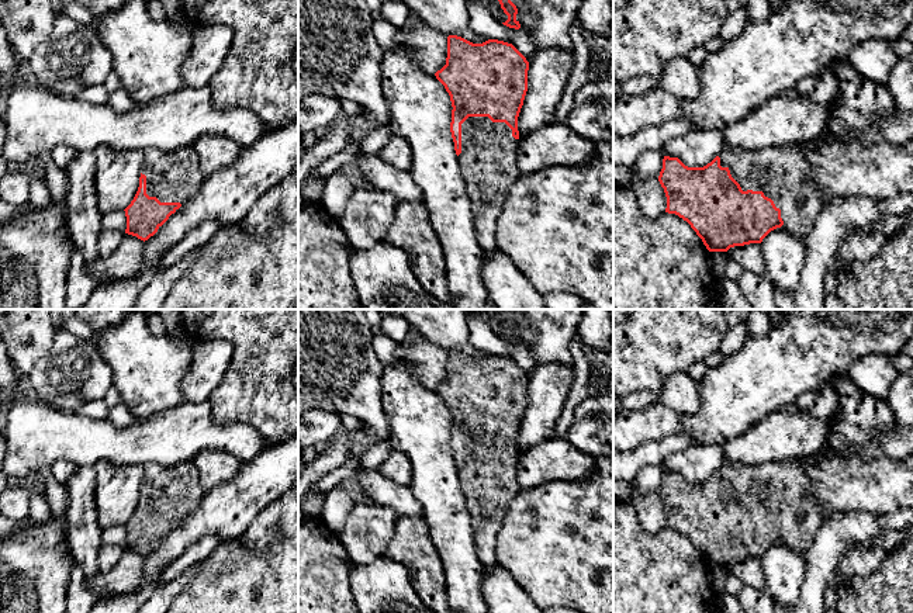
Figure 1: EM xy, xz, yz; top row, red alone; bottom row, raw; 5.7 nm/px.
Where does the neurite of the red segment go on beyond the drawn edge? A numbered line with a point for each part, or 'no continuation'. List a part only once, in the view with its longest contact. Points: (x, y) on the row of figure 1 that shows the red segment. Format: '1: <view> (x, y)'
1: yz (781, 173)

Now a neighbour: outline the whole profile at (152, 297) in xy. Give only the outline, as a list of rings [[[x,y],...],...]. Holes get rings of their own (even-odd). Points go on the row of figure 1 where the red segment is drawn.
[[[197,249],[187,253],[172,267],[165,270],[158,269],[153,278],[139,292],[135,305],[131,309],[160,309],[172,287],[179,280],[179,277],[190,267],[196,256]]]

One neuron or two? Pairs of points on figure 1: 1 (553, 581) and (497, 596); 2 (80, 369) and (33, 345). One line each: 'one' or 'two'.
1: two
2: two

